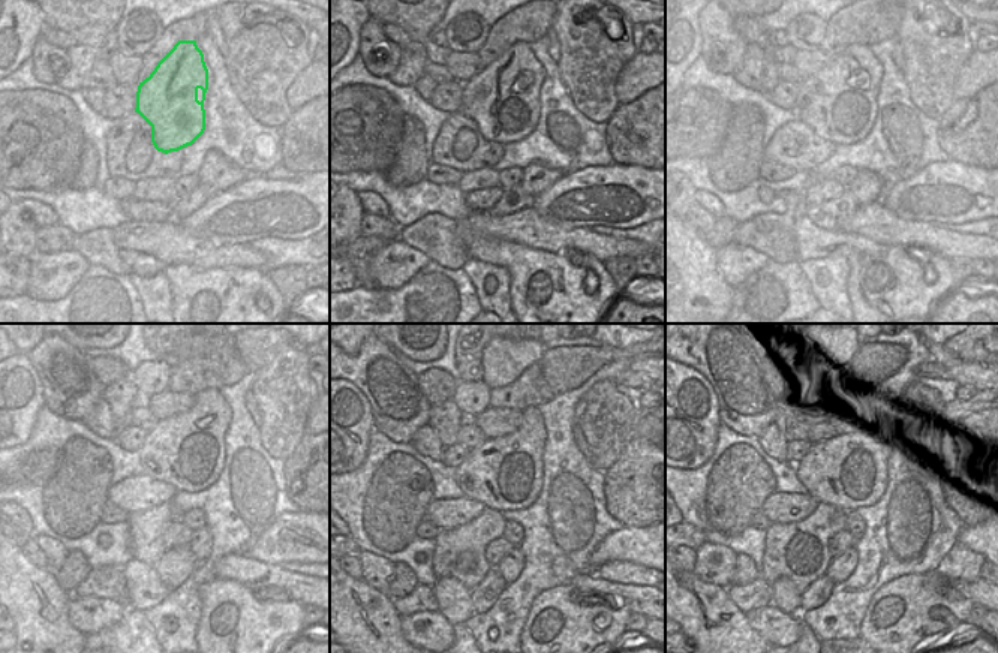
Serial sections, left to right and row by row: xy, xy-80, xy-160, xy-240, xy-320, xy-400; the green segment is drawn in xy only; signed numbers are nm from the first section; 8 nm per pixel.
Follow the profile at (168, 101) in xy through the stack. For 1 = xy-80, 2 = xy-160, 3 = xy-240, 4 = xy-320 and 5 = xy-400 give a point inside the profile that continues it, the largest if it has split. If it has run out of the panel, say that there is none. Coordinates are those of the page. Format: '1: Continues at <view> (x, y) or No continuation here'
1: Continues at xy-80 (501, 137)
2: Continues at xy-160 (869, 69)
3: Continues at xy-240 (197, 456)
4: Continues at xy-320 (502, 474)
5: Continues at xy-400 (839, 469).

